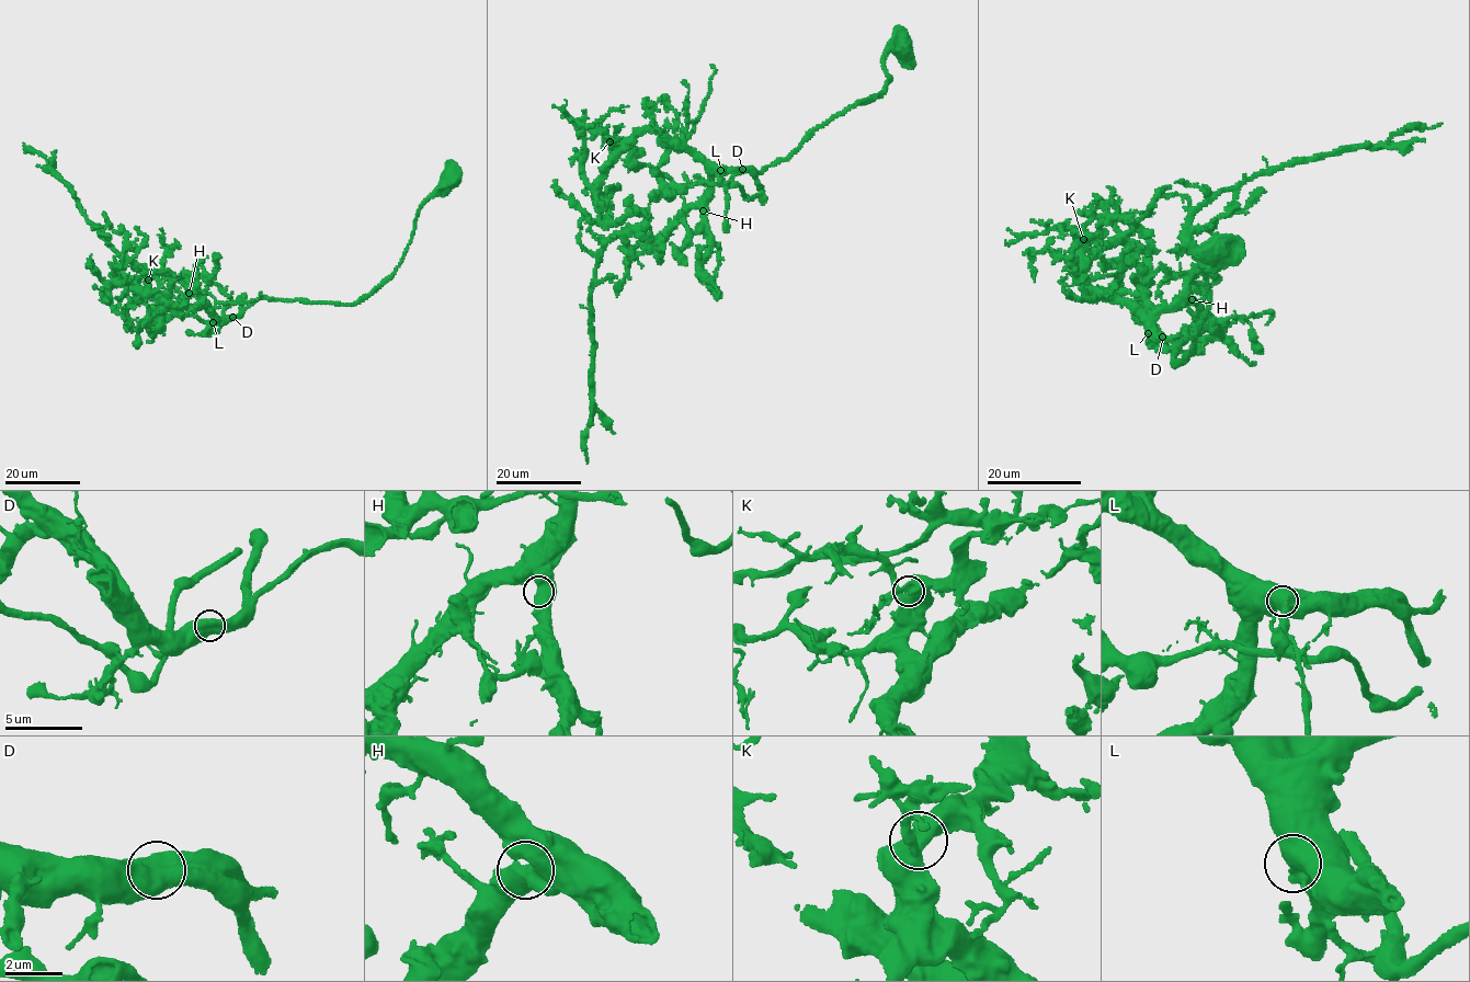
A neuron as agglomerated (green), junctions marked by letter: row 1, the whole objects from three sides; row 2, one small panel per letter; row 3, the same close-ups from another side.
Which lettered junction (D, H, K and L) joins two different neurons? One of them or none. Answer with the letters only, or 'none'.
none

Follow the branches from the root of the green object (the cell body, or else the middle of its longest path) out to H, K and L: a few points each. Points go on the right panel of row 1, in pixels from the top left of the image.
H: (1216, 252), (1201, 266), (1206, 318), (1174, 364), (1187, 331), (1164, 338), (1153, 324), (1192, 299)
K: (1216, 252), (1201, 266), (1206, 318), (1174, 364), (1187, 331), (1164, 338), (1079, 278), (1083, 239)
L: (1216, 252), (1201, 266), (1208, 308), (1188, 354), (1172, 362), (1183, 328), (1148, 333)

